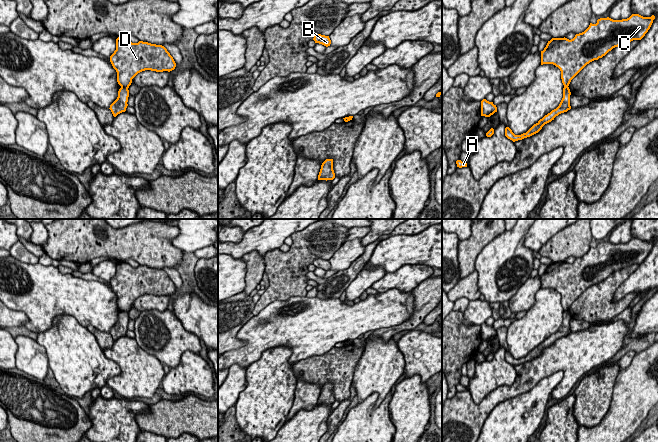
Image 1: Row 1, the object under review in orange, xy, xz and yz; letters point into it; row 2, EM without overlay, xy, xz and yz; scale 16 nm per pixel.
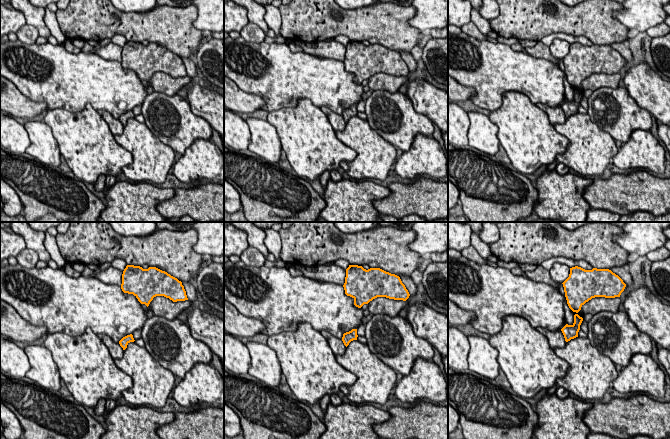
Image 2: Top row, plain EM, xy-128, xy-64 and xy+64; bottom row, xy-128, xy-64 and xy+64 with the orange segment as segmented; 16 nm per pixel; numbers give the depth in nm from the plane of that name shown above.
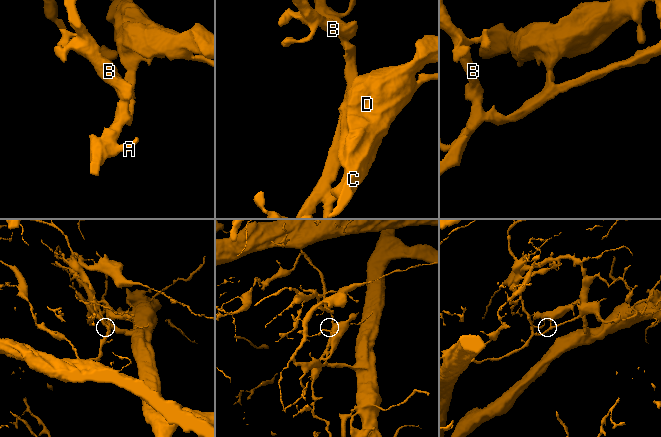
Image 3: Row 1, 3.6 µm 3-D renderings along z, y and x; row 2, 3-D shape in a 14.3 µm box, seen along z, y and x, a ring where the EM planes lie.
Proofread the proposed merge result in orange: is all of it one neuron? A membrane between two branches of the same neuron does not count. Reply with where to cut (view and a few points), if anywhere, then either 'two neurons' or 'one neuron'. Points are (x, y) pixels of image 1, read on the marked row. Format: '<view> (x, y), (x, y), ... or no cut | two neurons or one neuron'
xy (121, 86), (127, 88) | two neurons

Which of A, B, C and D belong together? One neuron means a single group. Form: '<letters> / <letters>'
A B / C D

